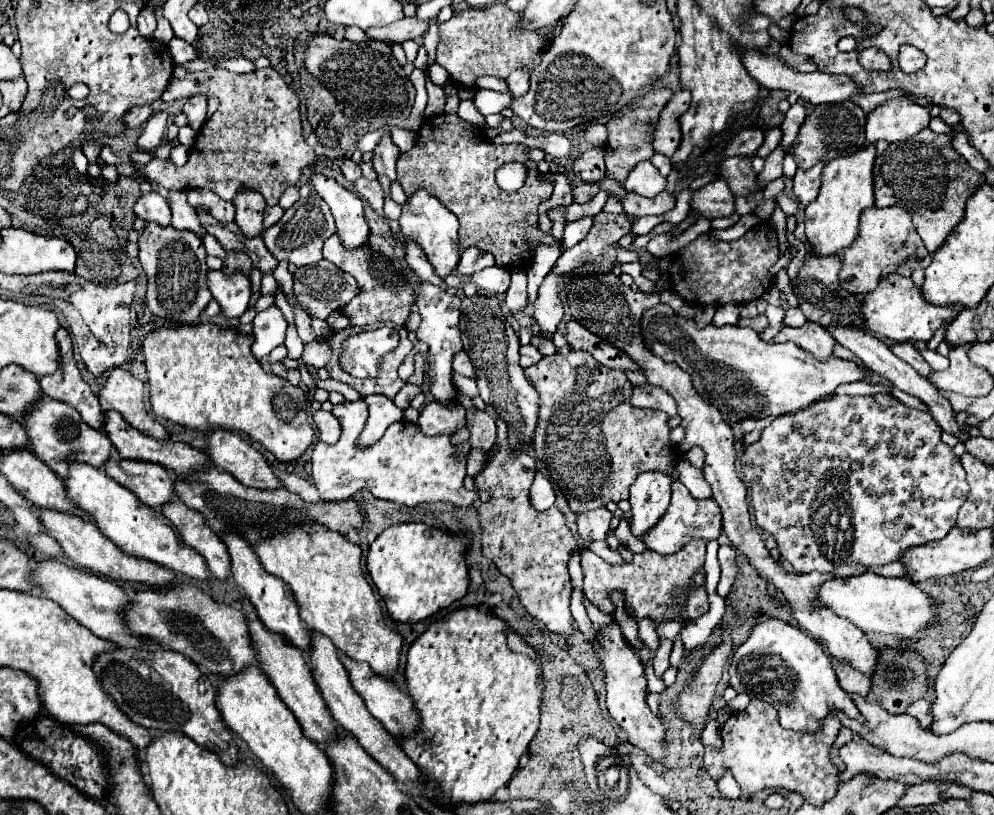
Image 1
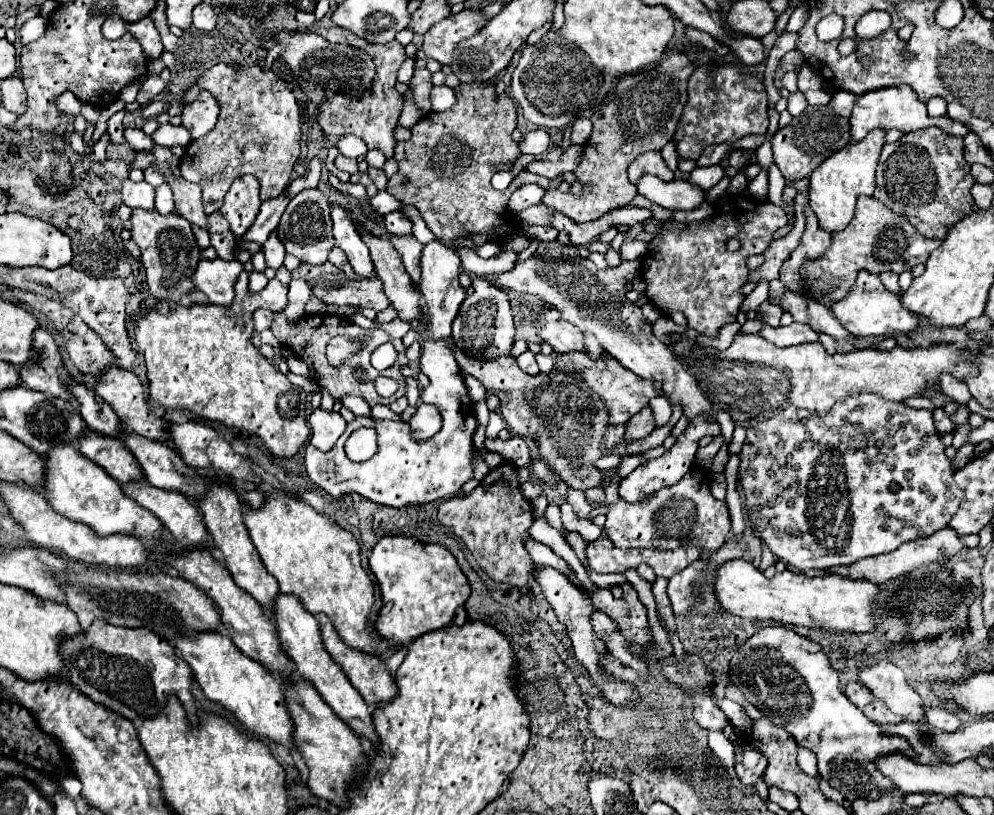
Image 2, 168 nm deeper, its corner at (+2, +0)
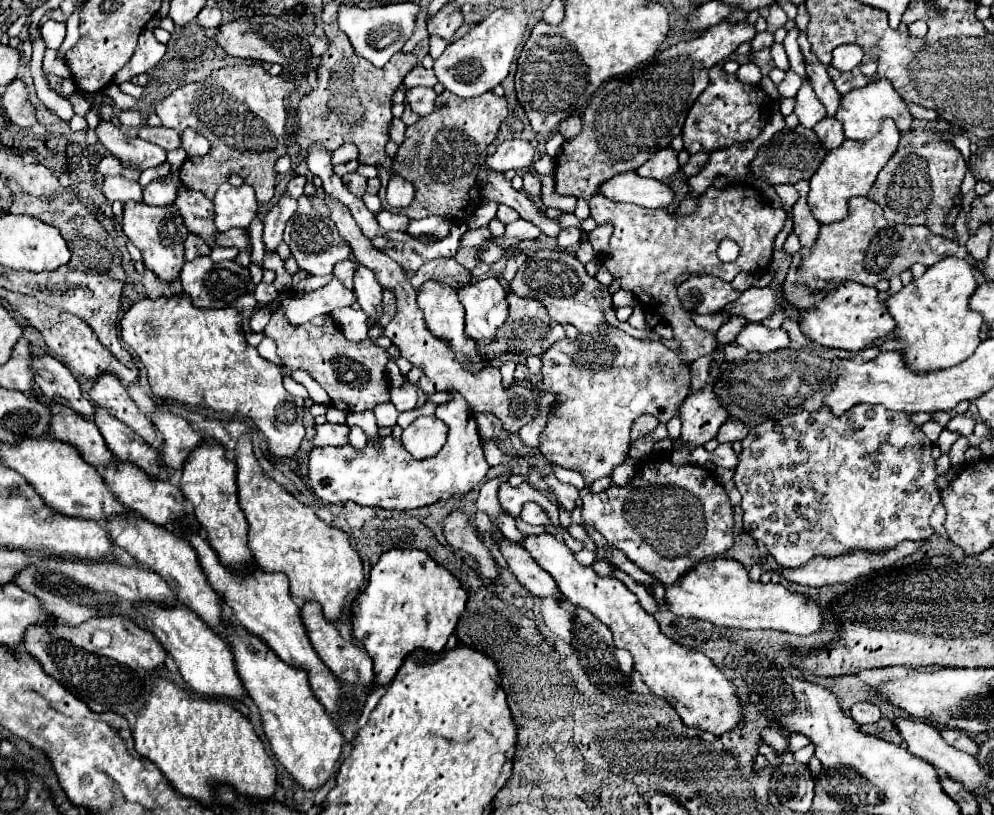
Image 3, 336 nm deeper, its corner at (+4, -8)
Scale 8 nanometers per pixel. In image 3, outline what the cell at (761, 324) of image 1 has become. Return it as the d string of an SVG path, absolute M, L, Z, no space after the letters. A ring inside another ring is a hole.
M611 329L611 335L579 335L577 341L569 337L553 343L541 355L541 387L539 391L551 391L557 395L557 405L549 415L549 421L539 437L539 451L547 461L553 461L565 469L583 475L585 485L601 477L609 477L613 467L625 461L631 439L631 423L649 413L661 423L667 423L673 415L679 415L679 403L689 395L689 365L679 361L679 355L667 349L661 341L641 341L623 333L621 329Z

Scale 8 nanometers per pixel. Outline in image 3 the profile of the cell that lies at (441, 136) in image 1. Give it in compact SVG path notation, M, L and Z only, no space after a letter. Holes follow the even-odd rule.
M443 91L435 99L435 111L427 117L419 117L417 123L407 127L407 139L399 147L397 159L391 169L377 166L381 183L379 199L381 205L389 211L399 211L409 215L411 219L421 219L429 215L441 215L447 219L465 221L471 217L481 201L481 193L475 185L477 173L487 157L487 145L493 143L501 123L507 119L507 101L505 97L497 97L491 91L473 99L461 99L451 91ZM397 173L407 179L415 187L415 199L405 209L393 209L385 201L385 187L389 175Z

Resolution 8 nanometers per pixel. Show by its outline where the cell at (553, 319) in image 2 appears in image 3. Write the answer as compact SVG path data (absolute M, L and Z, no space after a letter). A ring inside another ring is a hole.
M509 293L507 303L509 303L509 317L503 323L503 327L499 327L499 331L495 333L491 347L479 347L479 353L487 361L497 359L497 355L501 355L501 353L523 353L525 357L543 355L543 351L547 351L555 341L565 337L565 329L559 323L549 321L547 309L537 299L521 299L513 293Z

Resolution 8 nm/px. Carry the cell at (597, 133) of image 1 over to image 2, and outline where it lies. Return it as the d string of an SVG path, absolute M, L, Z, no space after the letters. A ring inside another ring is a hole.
M577 119L571 127L571 141L575 145L585 145L593 133L593 123L589 119Z

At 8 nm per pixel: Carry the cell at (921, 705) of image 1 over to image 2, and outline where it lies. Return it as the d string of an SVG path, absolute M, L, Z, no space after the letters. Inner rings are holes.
M923 707L923 711L925 711L927 723L933 725L935 729L941 729L941 731L957 731L959 729L959 719L951 711L945 711L941 707Z

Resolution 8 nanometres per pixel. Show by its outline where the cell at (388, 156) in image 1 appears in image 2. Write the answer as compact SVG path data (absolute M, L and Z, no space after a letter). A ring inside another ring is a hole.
M349 37L349 43L353 47L365 49L369 55L373 55L373 61L377 65L377 77L373 83L373 89L367 91L363 97L349 97L349 95L339 95L339 93L329 93L327 101L319 107L319 125L325 135L331 137L341 137L341 135L355 135L367 143L369 149L379 149L387 159L393 157L393 147L395 147L395 137L393 129L397 125L401 107L403 107L403 97L395 91L397 83L397 73L403 61L407 59L405 49L397 43L383 43L383 45L369 45L361 37Z

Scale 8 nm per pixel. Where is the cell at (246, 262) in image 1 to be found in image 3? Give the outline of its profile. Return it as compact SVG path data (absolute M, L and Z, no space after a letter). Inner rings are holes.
M183 187L183 191L177 191L175 207L183 215L187 229L197 233L203 241L207 239L207 243L211 247L215 247L213 235L215 235L217 229L215 229L215 223L213 223L213 203L211 203L211 199L207 199L201 191L191 191L191 189Z

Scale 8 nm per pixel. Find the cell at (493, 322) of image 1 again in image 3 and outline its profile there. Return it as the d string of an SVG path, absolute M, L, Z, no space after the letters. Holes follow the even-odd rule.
M497 277L471 283L459 289L459 301L465 307L465 331L479 345L493 341L499 325L505 323L509 305L505 301L505 289Z

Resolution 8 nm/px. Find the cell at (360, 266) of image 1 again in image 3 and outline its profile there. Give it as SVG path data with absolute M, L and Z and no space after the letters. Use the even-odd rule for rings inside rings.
M347 259L347 261L341 261L335 265L333 269L333 275L349 289L353 289L353 275L355 275L355 269L359 267L359 263L355 259Z

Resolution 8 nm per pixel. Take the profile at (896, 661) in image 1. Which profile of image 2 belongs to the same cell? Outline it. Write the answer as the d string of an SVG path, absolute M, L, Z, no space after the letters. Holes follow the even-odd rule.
M875 699L873 703L865 705L861 711L863 711L865 717L871 719L873 723L893 725L893 723L901 723L901 721L903 721L899 715L893 715L893 713L889 711L889 707L885 707L885 703L881 703L881 699Z

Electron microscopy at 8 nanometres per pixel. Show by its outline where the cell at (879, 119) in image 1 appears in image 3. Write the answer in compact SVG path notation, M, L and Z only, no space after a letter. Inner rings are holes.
M875 79L875 81L867 83L867 87L849 91L845 97L841 97L841 103L839 103L839 109L835 115L835 119L841 121L847 139L871 139L879 131L879 125L885 117L893 117L899 131L903 131L903 133L907 129L911 129L913 117L905 105L905 101L901 99L901 95L891 87L891 83L887 83L887 79Z

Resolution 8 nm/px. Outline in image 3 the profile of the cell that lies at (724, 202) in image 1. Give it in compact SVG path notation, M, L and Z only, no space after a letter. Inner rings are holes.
M635 171L607 179L599 193L615 203L633 203L649 209L667 207L673 201L673 191L667 183L639 177Z

